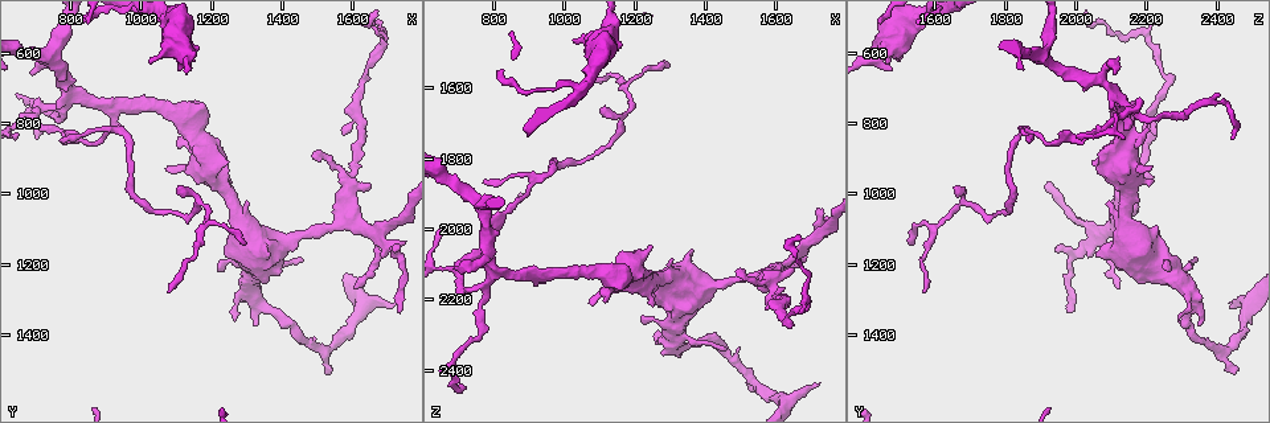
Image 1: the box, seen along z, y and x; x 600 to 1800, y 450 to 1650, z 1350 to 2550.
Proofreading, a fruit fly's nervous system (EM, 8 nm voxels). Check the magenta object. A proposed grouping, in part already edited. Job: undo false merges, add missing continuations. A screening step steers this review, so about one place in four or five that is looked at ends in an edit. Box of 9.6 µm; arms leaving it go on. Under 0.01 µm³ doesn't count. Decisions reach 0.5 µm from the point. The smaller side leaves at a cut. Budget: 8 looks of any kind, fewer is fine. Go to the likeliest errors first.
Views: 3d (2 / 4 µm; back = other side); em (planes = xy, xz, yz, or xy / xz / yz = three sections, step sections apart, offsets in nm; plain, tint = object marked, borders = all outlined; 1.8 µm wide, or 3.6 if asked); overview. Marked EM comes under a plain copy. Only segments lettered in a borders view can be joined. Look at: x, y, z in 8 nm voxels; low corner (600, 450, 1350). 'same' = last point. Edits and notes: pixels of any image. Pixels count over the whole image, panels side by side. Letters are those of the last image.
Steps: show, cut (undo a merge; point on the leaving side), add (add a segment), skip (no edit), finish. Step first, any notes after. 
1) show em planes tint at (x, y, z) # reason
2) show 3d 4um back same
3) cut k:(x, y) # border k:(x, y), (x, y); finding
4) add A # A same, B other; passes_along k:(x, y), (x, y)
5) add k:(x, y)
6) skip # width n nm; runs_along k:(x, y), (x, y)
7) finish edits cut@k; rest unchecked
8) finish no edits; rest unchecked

show 3d 2um at (1250, 910, 2050) # branch stops here

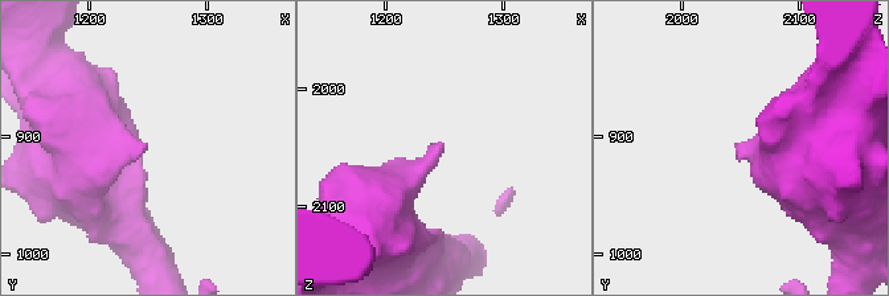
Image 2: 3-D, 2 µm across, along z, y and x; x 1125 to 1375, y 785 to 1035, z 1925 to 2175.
show em yz step 8 borders at (1244, 910, 2050)

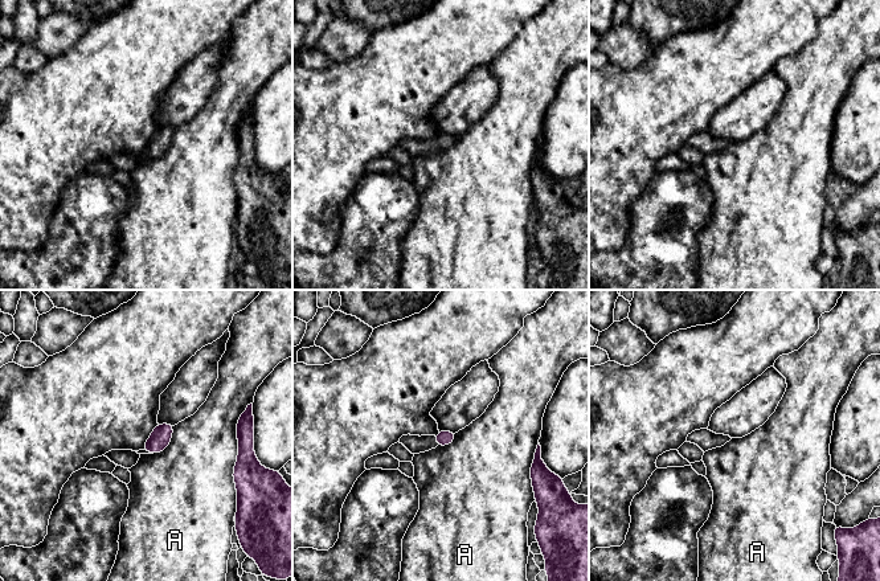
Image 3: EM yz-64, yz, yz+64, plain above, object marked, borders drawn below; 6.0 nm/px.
show em planes borders same # another direction

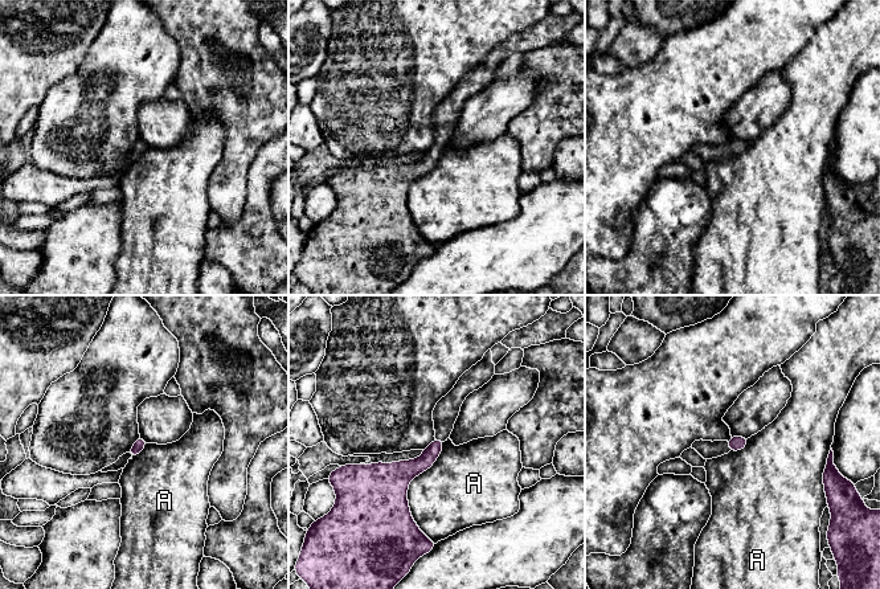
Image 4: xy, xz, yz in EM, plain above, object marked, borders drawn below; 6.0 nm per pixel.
skip # longest_contact A 600 nm; A other; border 4:(445, 441), (408, 487), (424, 535); no lettered segment goes on from it

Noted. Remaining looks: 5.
show 3d 4um at (1620, 1320, 2480) # branch point

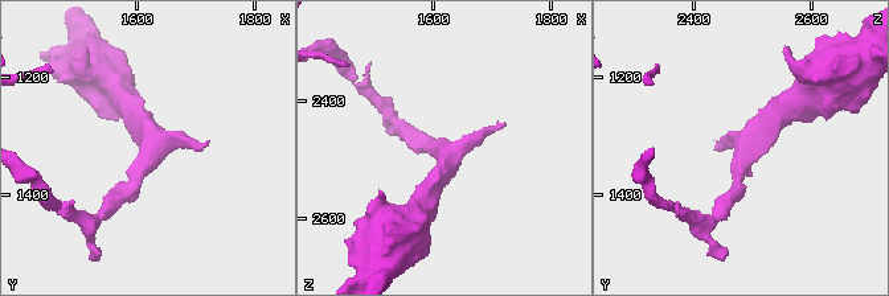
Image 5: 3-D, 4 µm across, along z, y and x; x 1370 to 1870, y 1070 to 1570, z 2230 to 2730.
show em xz step 8 tint at (1630, 1320, 2485)

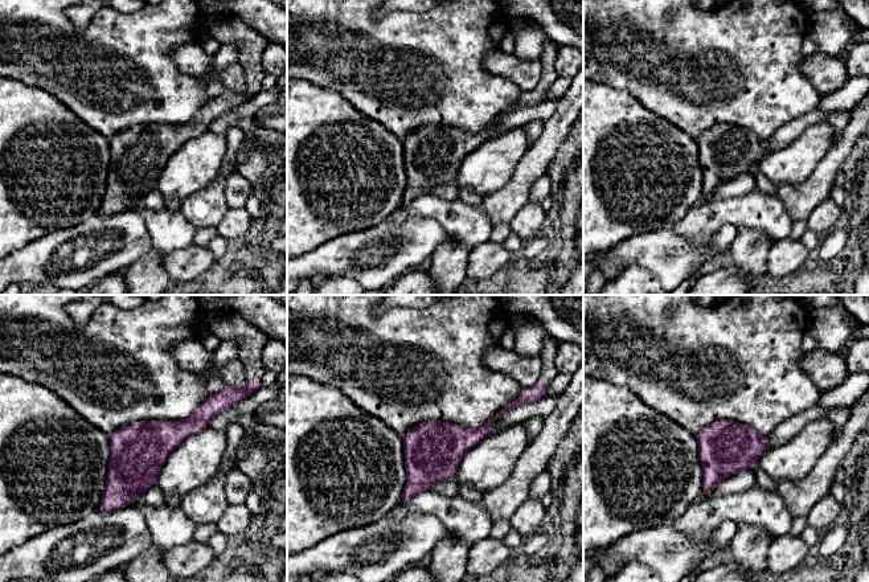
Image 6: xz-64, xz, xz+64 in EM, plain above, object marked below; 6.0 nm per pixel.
show em planes borders same # another direction

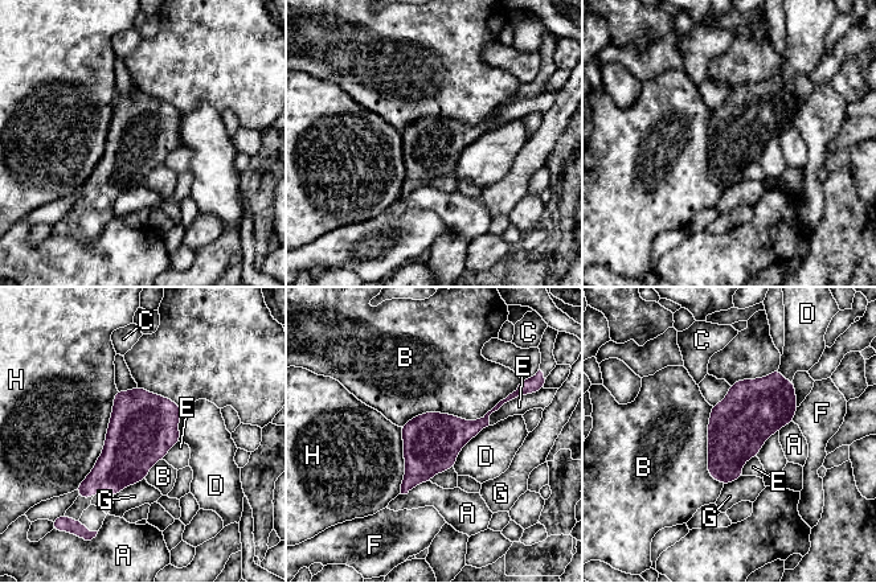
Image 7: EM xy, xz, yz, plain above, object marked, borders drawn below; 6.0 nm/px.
skip # A other, B other, C other, D other, E other, F other, G other, H other; border 7:(515, 390), (401, 427); continuous, no second neuron

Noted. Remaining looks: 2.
finish no edits; rest unchecked

